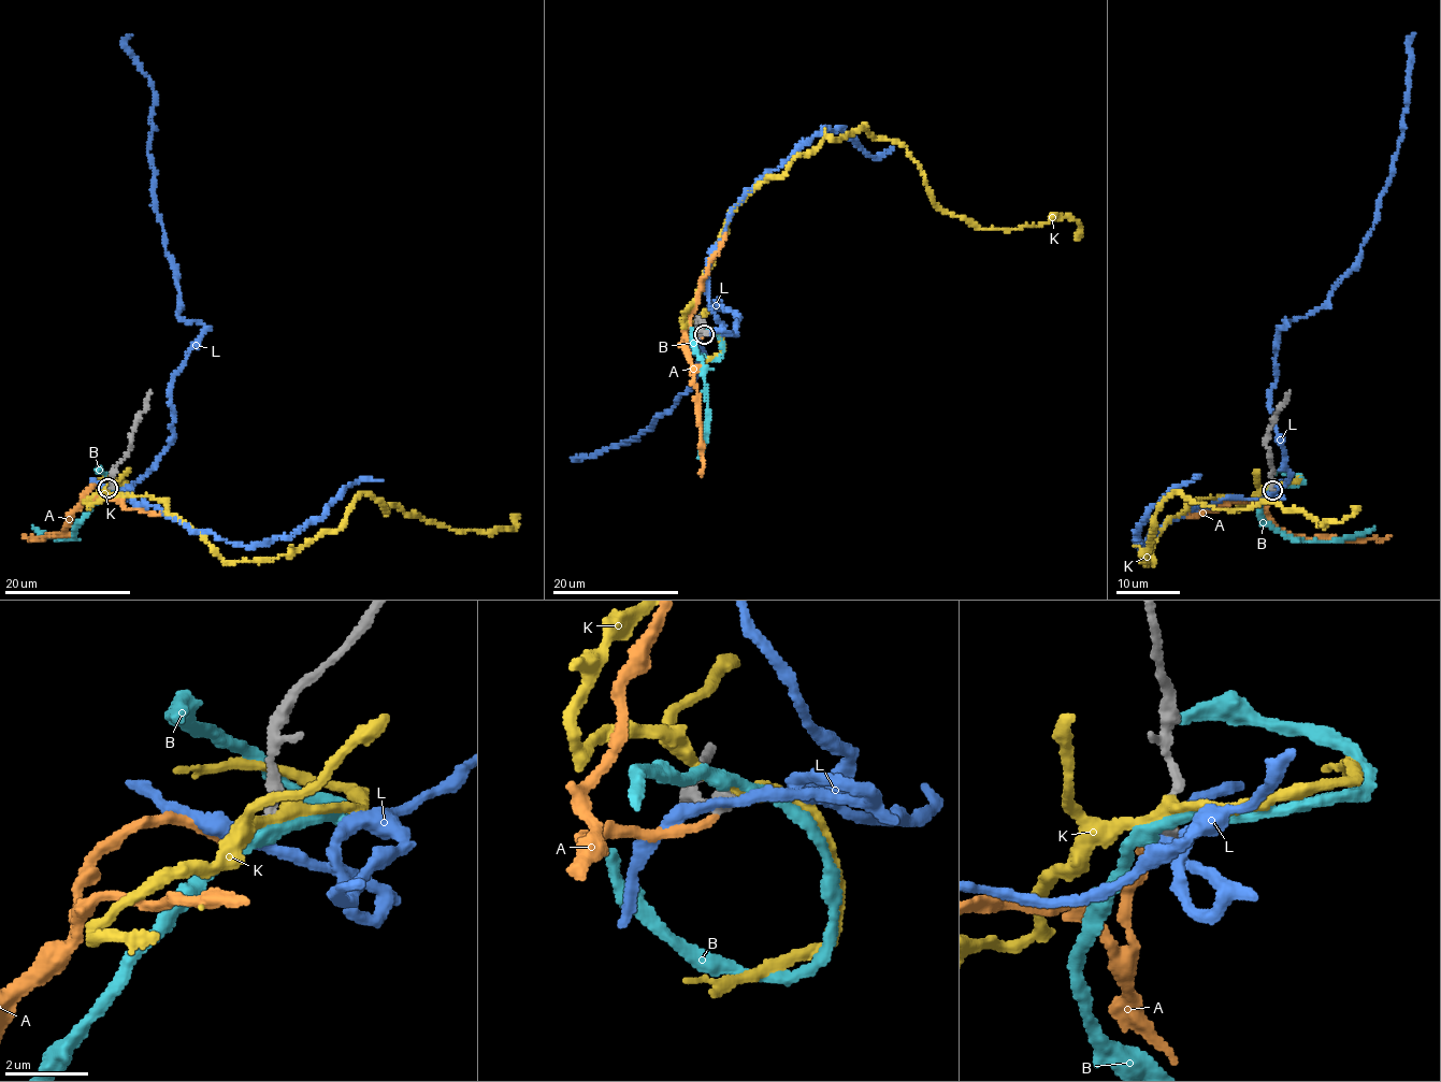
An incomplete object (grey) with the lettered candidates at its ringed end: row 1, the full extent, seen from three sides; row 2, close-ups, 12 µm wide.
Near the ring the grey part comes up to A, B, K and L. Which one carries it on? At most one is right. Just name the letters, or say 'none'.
A

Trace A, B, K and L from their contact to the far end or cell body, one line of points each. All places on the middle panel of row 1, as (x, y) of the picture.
A: (704, 335), (689, 337), (685, 346), (692, 385), (696, 390), (702, 475)
B: (705, 331), (693, 329), (692, 334), (706, 401), (705, 437), (696, 457)
K: (705, 331), (682, 320), (730, 212), (863, 126), (907, 148), (940, 210), (985, 230), (1071, 216), (1075, 241)
L: (704, 334), (732, 334), (736, 313), (710, 305), (688, 390), (633, 439), (580, 461)

